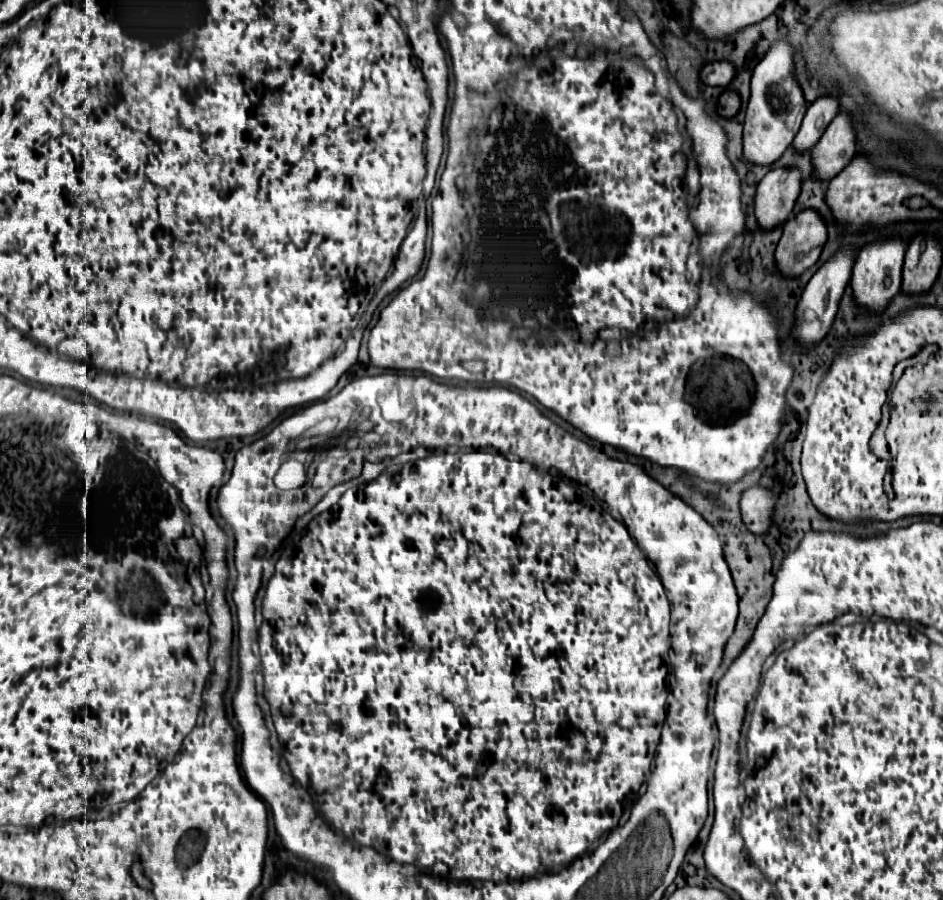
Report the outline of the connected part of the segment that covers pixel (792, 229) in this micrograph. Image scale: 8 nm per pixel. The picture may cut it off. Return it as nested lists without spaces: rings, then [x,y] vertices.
[[[802,211],[788,219],[776,247],[776,267],[788,279],[800,277],[810,269],[826,243],[826,225],[816,211]]]

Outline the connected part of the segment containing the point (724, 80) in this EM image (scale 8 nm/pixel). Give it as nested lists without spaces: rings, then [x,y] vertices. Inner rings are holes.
[[[714,61],[714,63],[706,63],[700,69],[700,79],[704,85],[710,87],[726,87],[732,81],[732,65],[724,63],[724,61]]]

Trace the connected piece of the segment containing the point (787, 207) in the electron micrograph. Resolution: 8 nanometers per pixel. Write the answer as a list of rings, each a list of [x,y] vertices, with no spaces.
[[[772,169],[756,189],[754,215],[762,231],[782,225],[792,213],[794,201],[800,193],[798,169]]]

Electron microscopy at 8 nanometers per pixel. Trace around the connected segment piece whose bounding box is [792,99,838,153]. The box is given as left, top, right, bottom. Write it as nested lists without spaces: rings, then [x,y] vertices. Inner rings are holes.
[[[818,99],[814,101],[802,121],[802,127],[798,135],[792,141],[792,147],[796,153],[804,153],[816,145],[816,141],[822,137],[830,121],[836,117],[838,103],[834,99]]]

